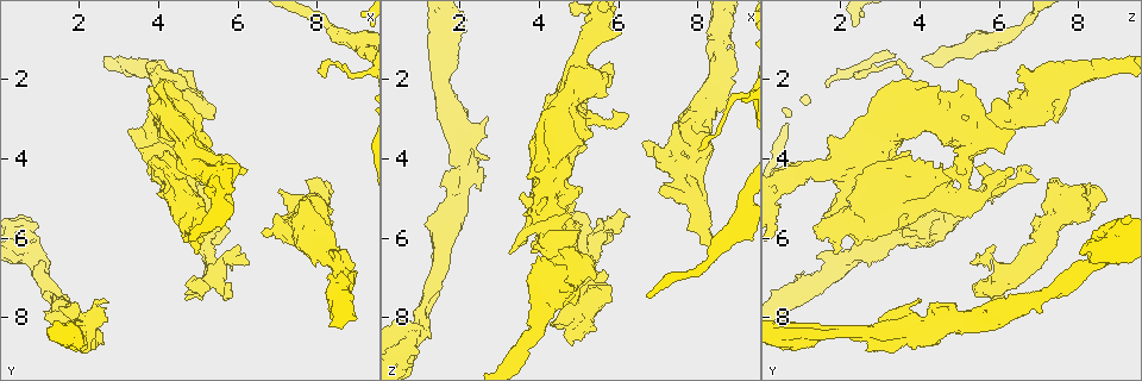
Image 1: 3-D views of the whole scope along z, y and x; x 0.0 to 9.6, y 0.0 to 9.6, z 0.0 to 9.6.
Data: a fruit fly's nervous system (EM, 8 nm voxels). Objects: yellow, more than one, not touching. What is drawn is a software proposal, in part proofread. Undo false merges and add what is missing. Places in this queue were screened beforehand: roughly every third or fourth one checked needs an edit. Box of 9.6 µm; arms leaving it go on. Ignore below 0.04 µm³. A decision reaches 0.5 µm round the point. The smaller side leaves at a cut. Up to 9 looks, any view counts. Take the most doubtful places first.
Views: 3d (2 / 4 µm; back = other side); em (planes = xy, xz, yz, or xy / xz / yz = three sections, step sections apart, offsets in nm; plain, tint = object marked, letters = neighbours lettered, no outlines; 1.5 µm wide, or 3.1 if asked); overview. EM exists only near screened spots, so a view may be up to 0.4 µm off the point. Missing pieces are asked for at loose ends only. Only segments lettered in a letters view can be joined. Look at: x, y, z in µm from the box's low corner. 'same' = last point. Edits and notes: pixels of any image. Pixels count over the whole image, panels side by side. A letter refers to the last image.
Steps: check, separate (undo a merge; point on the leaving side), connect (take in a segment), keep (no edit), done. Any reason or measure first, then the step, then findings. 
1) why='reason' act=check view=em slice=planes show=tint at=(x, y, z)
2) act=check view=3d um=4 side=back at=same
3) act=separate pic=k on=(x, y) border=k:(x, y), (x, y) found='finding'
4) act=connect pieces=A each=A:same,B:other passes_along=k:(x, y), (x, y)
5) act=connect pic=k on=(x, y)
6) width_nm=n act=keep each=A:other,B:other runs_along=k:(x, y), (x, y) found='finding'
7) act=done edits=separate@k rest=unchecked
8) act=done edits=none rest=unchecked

why='branch stops here' act=check view=3d um=4 at=(2.70, 7.75, 3.45)

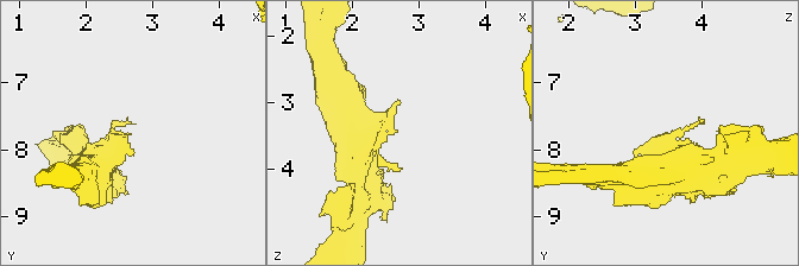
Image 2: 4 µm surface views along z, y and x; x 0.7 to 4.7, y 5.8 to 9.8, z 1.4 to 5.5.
why='shape alone is not enough' act=check view=em slice=xz step=4 show=letters at=(2.65, 7.75, 3.40)

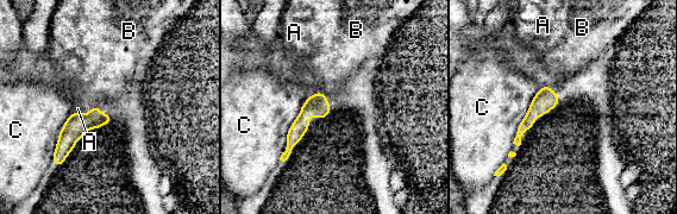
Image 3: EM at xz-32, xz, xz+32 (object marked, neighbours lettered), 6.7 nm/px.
act=check view=em slice=planes show=letters at=same

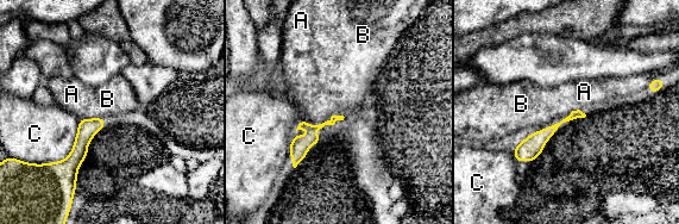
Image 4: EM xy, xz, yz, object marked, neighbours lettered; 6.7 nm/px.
act=keep each=A:other,B:other,C:other found='none of them fits'

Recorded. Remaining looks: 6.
why='stops while still wide' act=check view=em slice=planes show=letters at=(6.75, 5.95, 3.55)

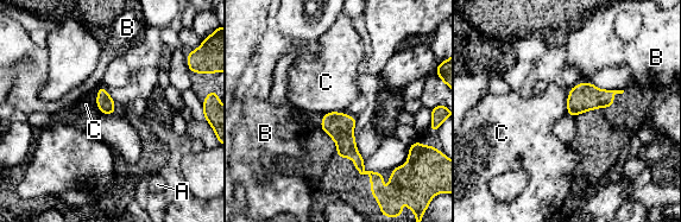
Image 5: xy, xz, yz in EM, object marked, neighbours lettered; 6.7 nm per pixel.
act=keep each=A:other,B:other,C:other border=5:(101, 84), (96, 100), (100, 110) found='none of them fits'

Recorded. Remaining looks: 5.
why='sudden change in width' act=check view=3d um=4 at=(1.50, 7.75, 6.45)

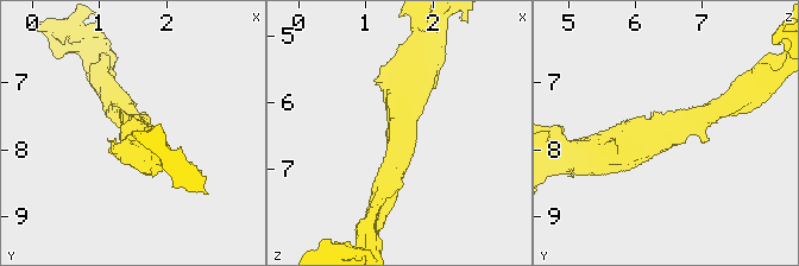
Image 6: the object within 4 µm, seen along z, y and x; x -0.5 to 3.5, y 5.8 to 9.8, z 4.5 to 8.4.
arm_widths_nm=300,600 why='now the EM' act=check view=em slice=planes show=tint at=(1.50, 7.80, 6.40)

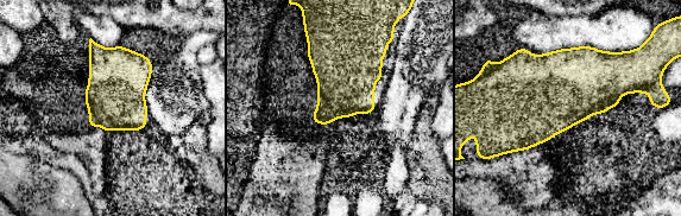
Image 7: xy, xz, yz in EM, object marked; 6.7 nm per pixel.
act=check view=em slice=planes show=letters at=same

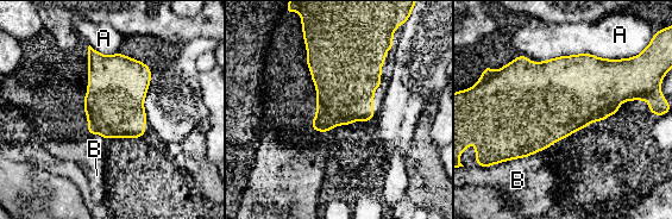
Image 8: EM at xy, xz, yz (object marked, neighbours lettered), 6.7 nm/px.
act=keep each=A:other,B:other border=8:(636, 55), (573, 54), (537, 62) found='all the same neuron'

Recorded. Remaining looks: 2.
why='thick turns thin' act=check view=em slice=planes show=letters at=(5.40, 6.75, 6.20)

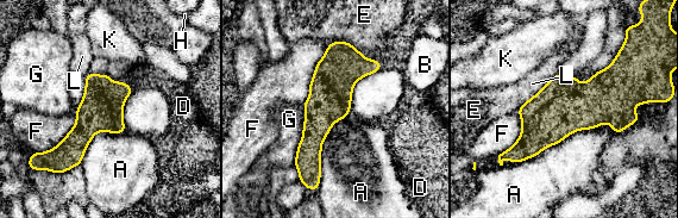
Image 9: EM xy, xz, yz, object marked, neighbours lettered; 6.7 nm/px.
act=keep each=A:other,B:other,D:other,E:other,F:other,G:other,H:other,K:other,L:other border=9:(559, 72), (521, 105) found='all the same neuron'

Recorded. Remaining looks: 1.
act=done edits=none rest=unchecked

